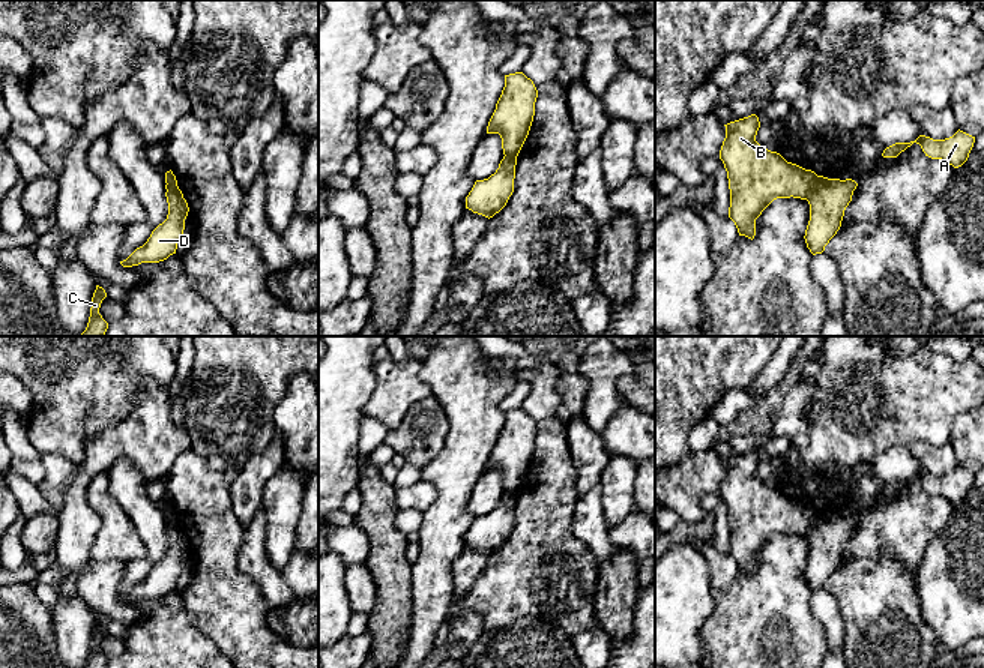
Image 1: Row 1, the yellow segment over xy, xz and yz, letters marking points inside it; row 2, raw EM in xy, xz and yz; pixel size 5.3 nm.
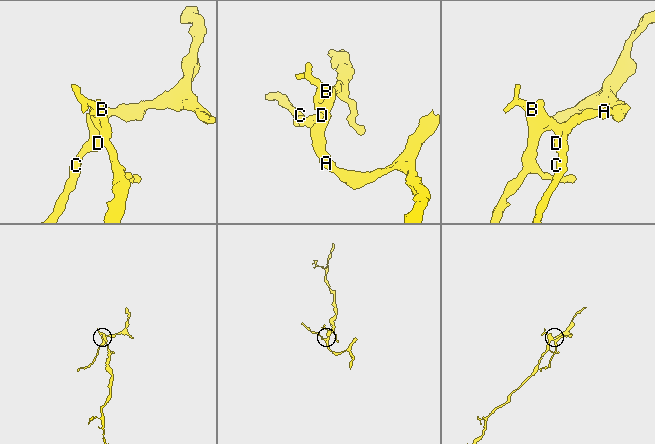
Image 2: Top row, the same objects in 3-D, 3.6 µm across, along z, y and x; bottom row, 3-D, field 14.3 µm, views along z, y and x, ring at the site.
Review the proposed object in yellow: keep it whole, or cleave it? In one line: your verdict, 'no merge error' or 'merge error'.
merge error

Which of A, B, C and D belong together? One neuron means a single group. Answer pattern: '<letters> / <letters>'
A C D / B

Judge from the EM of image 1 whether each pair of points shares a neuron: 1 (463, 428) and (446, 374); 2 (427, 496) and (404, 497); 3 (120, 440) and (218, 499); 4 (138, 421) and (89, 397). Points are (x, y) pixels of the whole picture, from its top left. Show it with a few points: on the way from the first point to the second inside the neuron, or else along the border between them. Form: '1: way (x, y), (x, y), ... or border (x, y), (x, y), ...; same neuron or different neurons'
1: way (463, 415), (463, 391), (460, 388); same neuron
2: way (421, 496), (410, 497); same neuron
3: border (190, 448), (178, 457), (164, 478); different neurons
4: border (143, 383), (132, 406), (96, 434); different neurons

